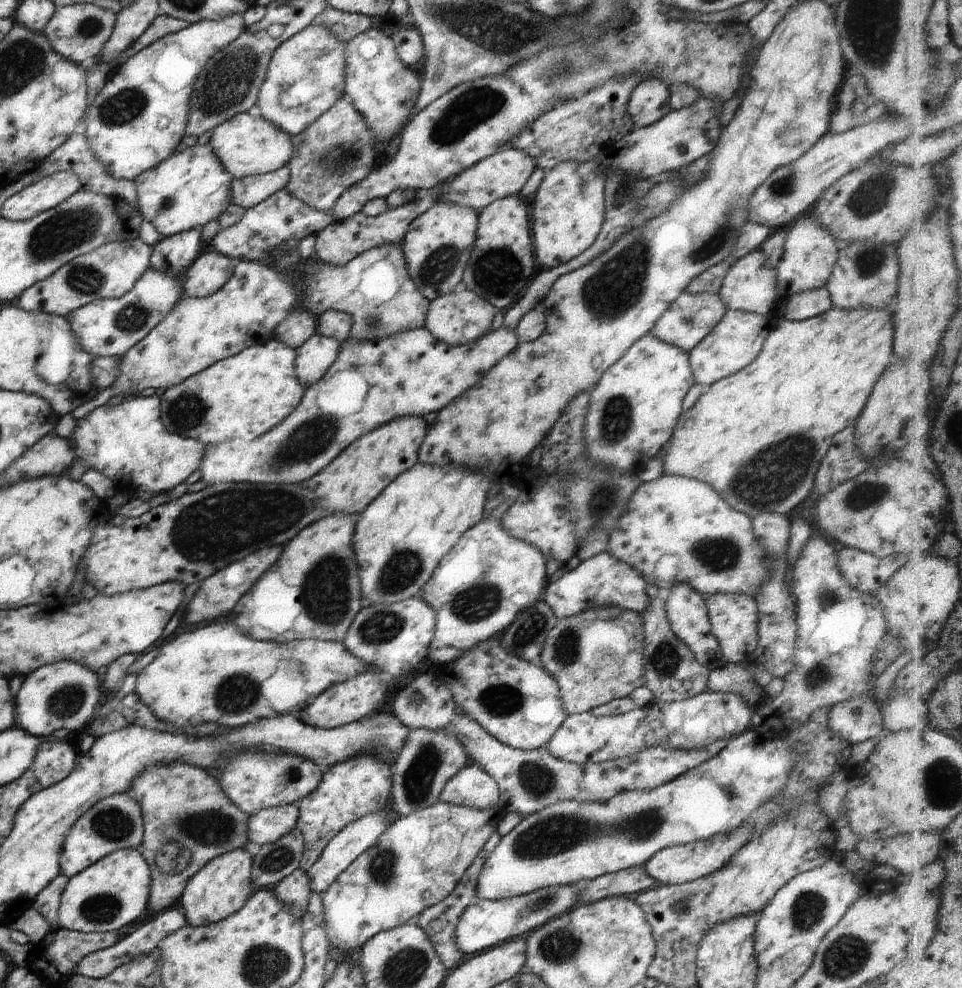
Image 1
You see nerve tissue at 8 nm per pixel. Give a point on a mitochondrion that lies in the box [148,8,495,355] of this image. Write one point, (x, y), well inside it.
(228, 81)

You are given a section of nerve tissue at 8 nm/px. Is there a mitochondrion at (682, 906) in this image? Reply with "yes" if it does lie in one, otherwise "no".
yes

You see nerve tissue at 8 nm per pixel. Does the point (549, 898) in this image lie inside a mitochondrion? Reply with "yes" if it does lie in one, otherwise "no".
yes

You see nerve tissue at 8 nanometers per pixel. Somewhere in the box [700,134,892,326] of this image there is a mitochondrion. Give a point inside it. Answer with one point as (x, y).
(871, 261)

